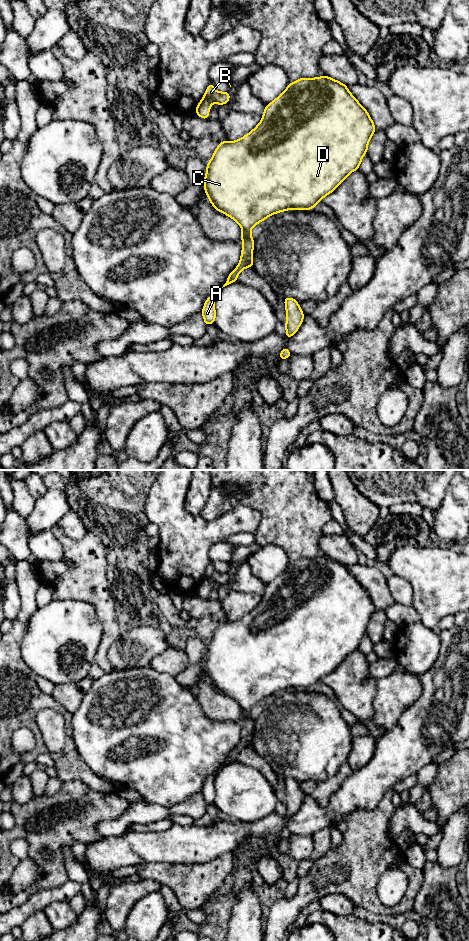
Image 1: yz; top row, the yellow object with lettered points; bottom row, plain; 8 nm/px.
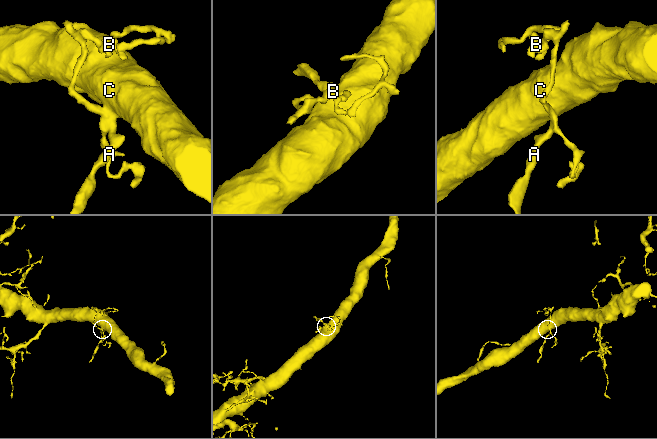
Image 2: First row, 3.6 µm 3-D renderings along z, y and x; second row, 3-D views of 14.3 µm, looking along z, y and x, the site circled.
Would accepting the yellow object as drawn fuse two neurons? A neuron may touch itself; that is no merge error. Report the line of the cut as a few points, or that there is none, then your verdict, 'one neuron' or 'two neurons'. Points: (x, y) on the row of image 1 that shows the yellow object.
cut in yz along (252, 252), (248, 266); two neurons

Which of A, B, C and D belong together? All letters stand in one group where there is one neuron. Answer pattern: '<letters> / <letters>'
A C D / B

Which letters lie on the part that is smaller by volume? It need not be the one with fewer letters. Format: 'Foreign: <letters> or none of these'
Foreign: B

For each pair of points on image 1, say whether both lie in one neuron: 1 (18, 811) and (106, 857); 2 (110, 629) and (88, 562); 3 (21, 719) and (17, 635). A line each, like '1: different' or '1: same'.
1: different
2: same
3: same

